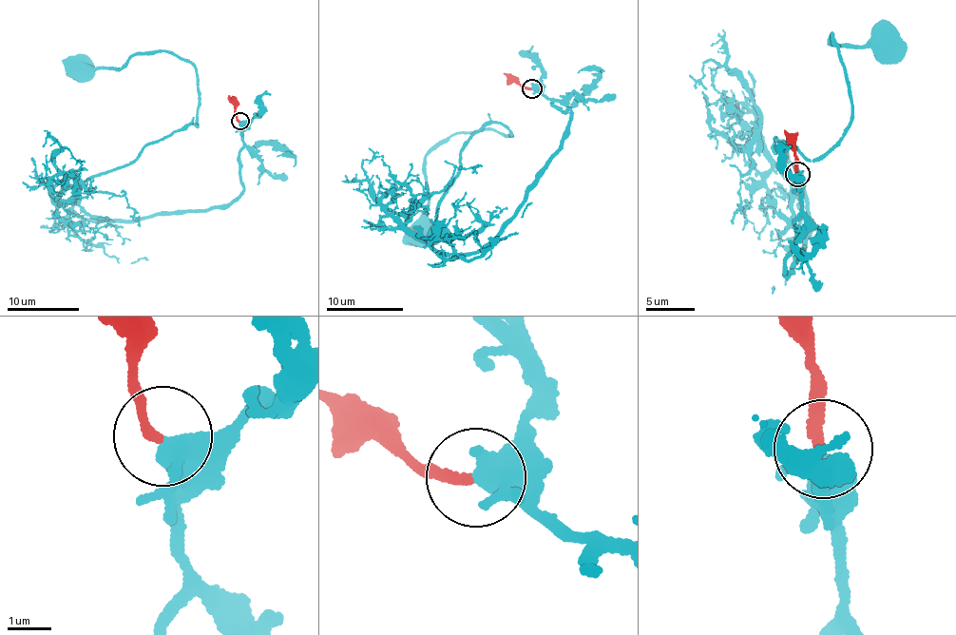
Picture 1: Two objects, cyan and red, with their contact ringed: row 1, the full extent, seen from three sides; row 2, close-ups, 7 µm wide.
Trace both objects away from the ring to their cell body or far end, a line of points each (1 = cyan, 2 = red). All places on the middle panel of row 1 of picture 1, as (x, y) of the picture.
1: (532, 87), (571, 111), (514, 213), (479, 250), (435, 225), (492, 123), (511, 135), (429, 150), (420, 230)
2: (532, 87), (527, 89), (503, 74)

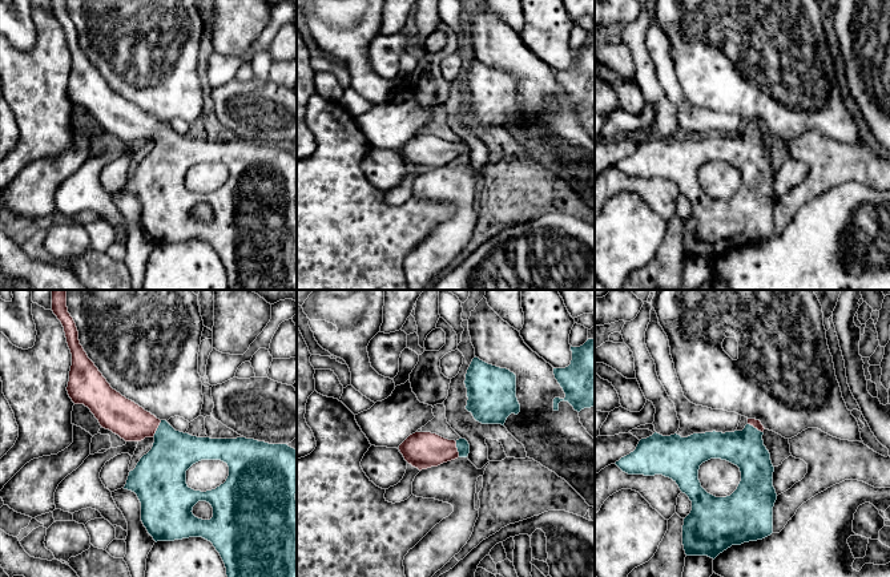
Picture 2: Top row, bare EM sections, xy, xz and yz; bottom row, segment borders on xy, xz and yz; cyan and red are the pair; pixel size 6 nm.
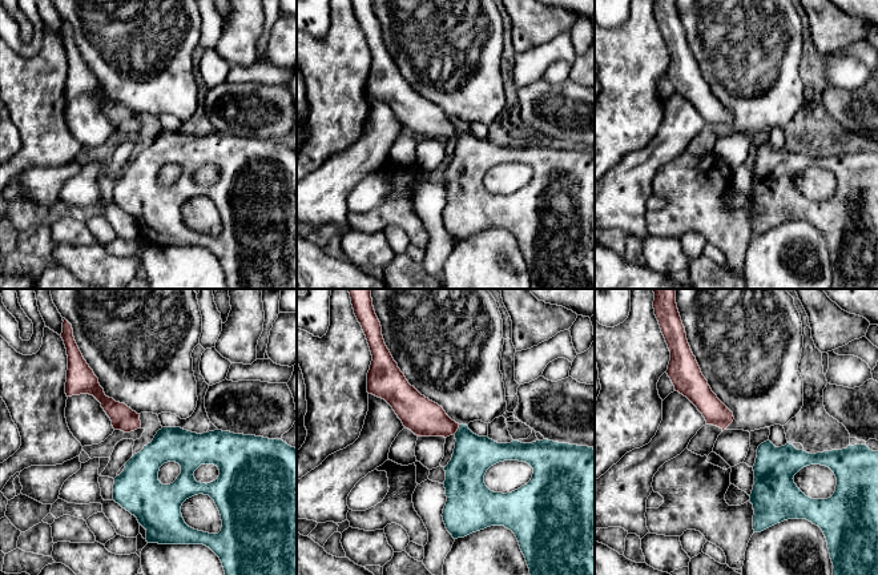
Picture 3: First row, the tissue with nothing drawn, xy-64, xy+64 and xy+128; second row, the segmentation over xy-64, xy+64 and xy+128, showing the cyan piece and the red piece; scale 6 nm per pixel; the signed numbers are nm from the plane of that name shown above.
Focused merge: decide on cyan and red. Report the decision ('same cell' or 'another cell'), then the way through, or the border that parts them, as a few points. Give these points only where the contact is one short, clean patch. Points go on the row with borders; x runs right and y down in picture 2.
same cell; way xy (164, 468), (164, 435), (157, 428), (135, 424), (120, 415)

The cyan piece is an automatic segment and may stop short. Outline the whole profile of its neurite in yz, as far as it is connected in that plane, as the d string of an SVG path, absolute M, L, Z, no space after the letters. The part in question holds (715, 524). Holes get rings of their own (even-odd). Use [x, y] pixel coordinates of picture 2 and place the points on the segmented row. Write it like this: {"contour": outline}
{"contour": "M748 419L745 428L734 432L713 431L688 437L677 433L663 436L655 432L641 439L633 452L615 464L628 475L663 475L672 479L692 501L692 511L682 525L685 554L708 556L714 560L732 545L762 540L773 533L773 507L777 493L773 487L774 467L762 440L764 429L760 420ZM710 459L726 460L740 468L741 481L730 496L716 497L701 487L698 469Z"}

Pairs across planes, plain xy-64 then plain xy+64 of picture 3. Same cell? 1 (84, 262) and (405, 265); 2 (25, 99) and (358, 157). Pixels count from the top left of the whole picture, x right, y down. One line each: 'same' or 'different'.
1: same
2: different

